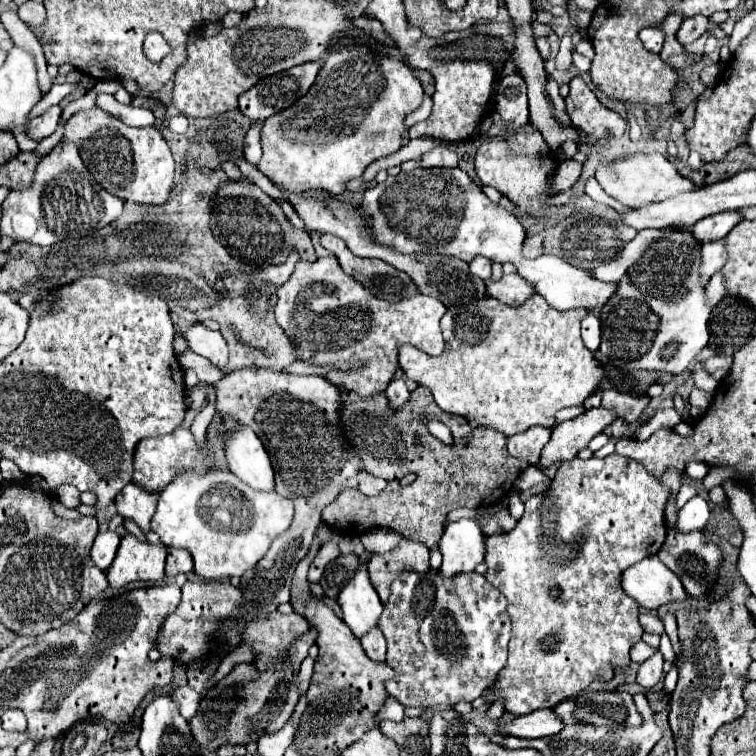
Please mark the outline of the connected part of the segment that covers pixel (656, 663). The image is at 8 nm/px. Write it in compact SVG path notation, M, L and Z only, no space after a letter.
M658 652L658 654L654 654L654 658L648 658L646 662L640 664L636 682L638 682L642 688L652 688L652 686L658 684L658 680L662 678L662 666L664 666L664 658L662 658L662 654Z

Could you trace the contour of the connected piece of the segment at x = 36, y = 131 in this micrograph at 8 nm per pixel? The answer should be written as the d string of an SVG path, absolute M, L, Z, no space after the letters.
M52 106L52 108L50 108L50 110L46 110L42 116L34 118L34 120L30 122L28 138L30 138L30 140L40 142L42 138L50 136L50 134L56 130L58 118L60 118L60 108L58 108L58 106Z

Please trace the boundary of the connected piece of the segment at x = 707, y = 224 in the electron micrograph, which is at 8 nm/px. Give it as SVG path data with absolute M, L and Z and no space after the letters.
M726 210L726 212L712 214L710 218L704 218L702 222L696 222L692 232L704 244L714 238L724 238L740 220L742 220L740 210Z

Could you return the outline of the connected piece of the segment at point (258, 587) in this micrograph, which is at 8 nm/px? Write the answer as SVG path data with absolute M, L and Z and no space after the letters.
M254 366L240 372L240 378L224 378L214 384L216 410L220 414L234 414L238 422L252 426L270 454L276 492L294 502L294 520L290 528L274 538L266 556L240 578L244 596L240 614L244 620L254 620L260 614L272 614L280 604L290 602L296 564L308 554L314 532L322 524L320 512L324 506L328 506L344 488L358 488L366 496L378 496L388 482L362 472L360 458L342 444L338 426L340 394L332 382L322 376L296 376Z

